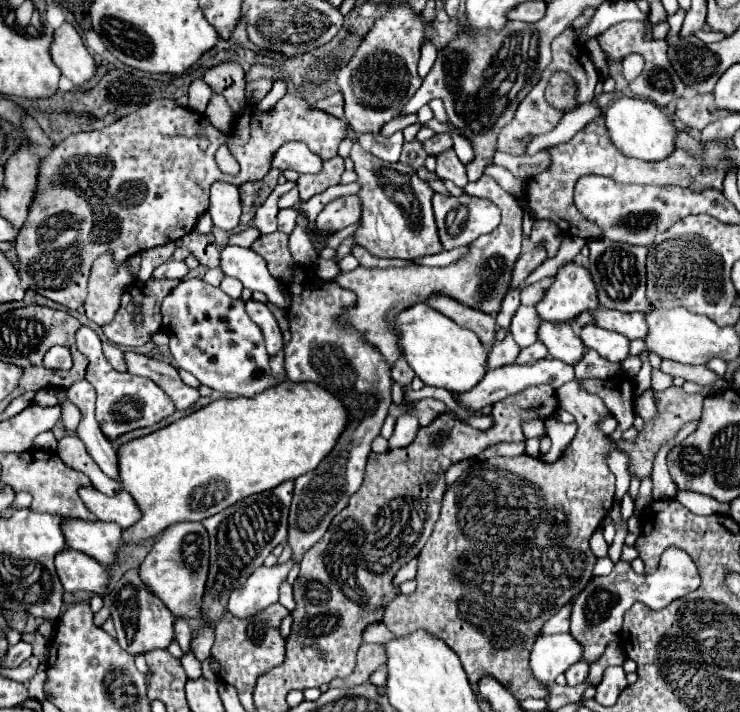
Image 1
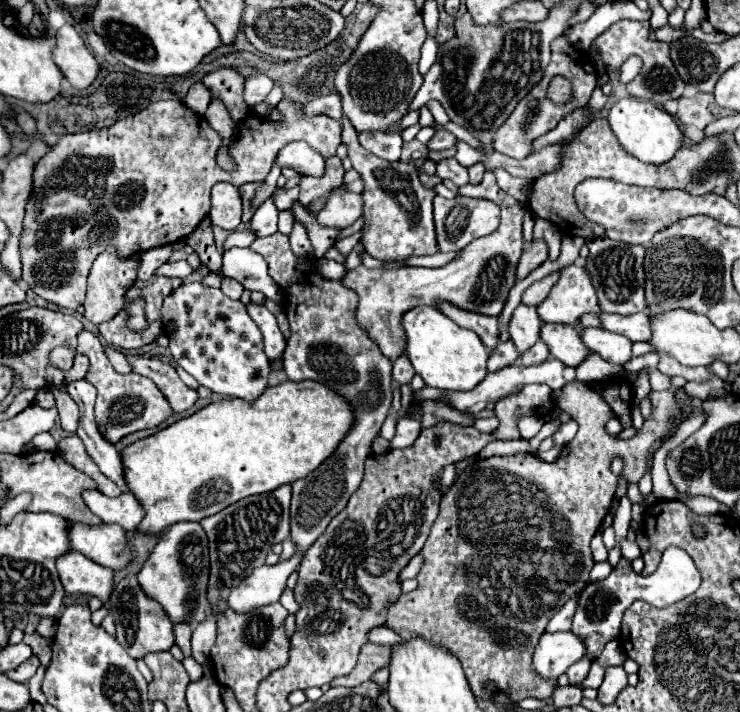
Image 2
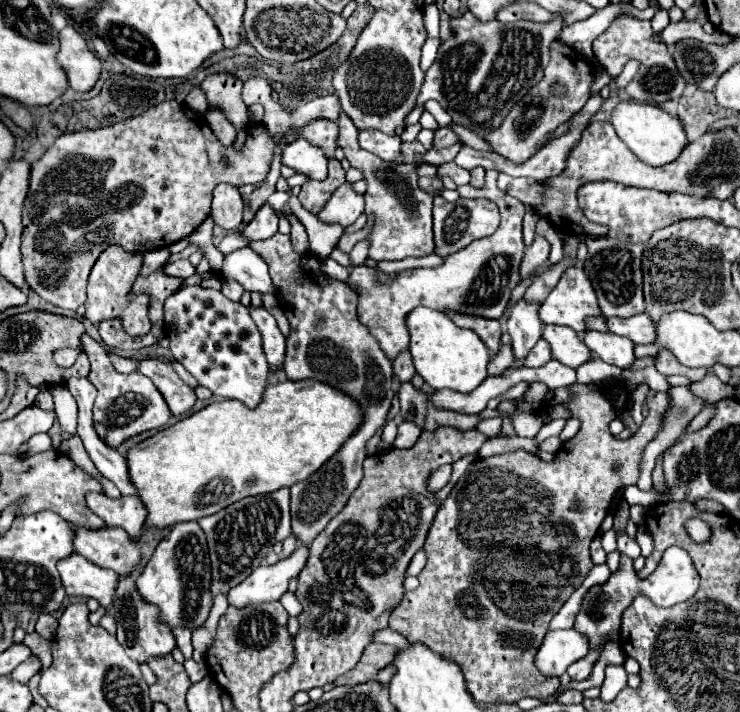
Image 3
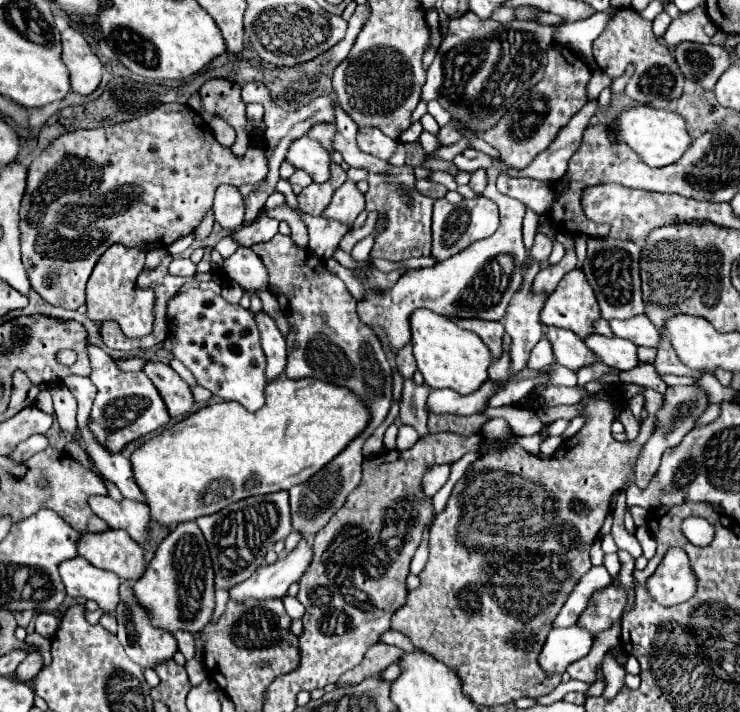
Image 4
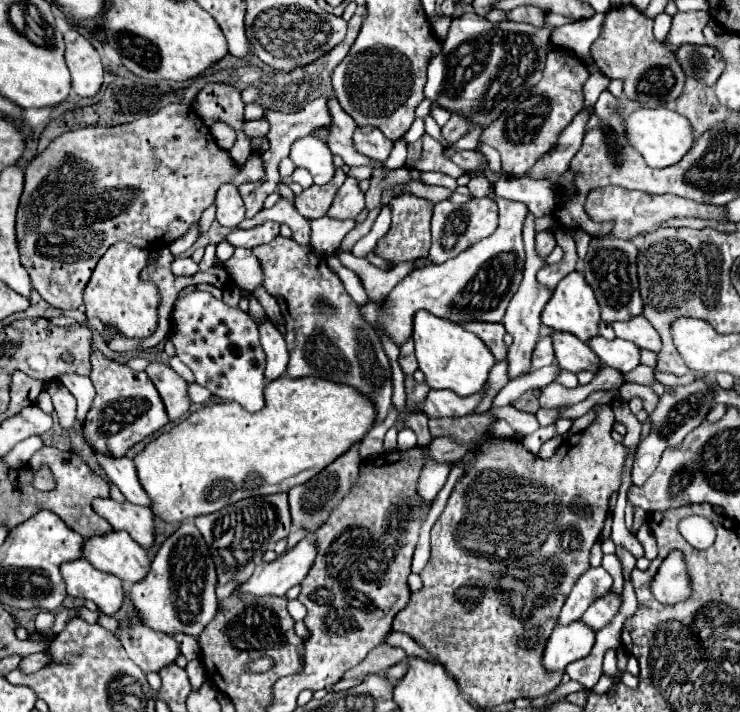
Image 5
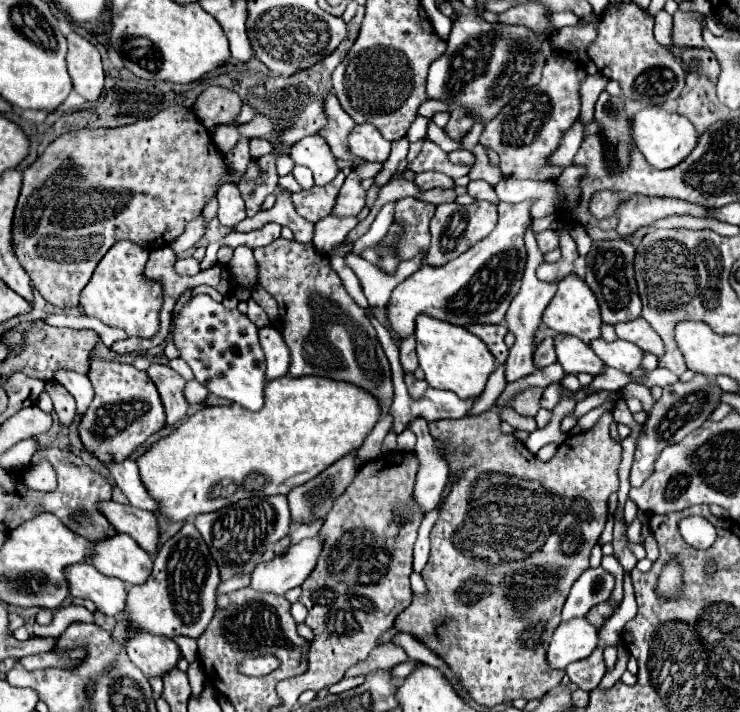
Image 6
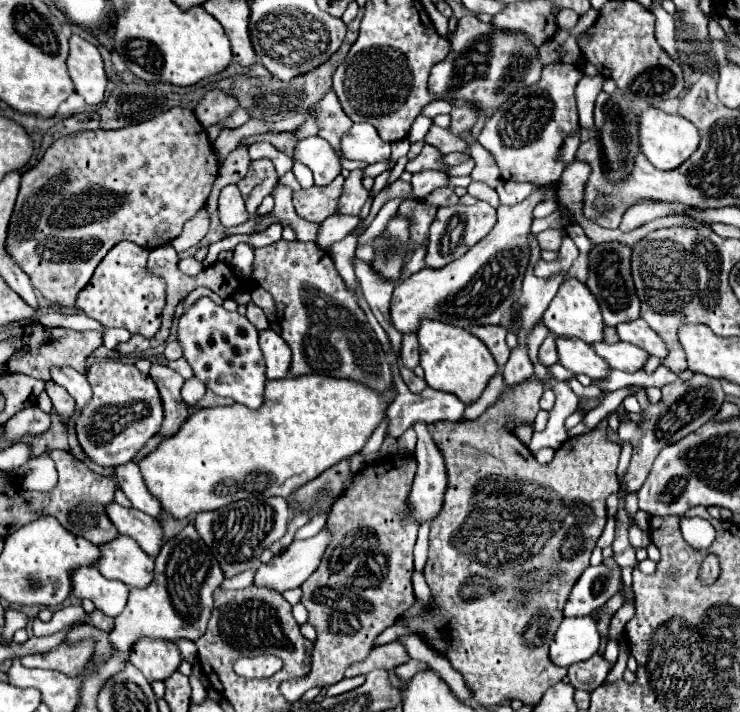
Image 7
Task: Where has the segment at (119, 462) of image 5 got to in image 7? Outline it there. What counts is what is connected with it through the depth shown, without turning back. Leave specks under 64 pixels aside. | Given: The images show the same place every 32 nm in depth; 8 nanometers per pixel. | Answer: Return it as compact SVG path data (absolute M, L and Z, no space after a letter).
M128 462L128 464L122 464L120 468L114 468L114 476L116 476L120 490L128 496L128 500L132 502L134 508L138 508L154 518L160 516L160 512L162 512L160 502L148 492L136 462Z

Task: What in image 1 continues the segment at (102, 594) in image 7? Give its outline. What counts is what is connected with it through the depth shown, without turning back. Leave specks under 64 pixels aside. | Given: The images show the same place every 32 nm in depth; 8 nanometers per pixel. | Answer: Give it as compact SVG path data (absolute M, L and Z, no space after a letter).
M64 548L64 552L56 554L54 564L64 590L88 590L98 594L106 592L108 570L100 562L92 560L92 556L84 556L82 552L72 548Z

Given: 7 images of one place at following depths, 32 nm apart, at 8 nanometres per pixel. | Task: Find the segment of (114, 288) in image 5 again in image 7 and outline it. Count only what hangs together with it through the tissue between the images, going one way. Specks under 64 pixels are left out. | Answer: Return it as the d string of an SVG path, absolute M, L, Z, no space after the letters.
M118 242L98 264L92 280L80 292L76 308L86 316L112 328L126 328L130 334L152 338L160 328L164 308L164 280L146 272L148 250L134 242Z

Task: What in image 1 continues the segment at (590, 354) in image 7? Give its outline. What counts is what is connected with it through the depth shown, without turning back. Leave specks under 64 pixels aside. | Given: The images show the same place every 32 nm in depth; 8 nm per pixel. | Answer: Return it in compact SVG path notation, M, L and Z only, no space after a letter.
M542 320L536 336L542 344L546 344L552 358L564 360L568 364L576 364L582 358L582 340L574 334L570 324L552 324Z

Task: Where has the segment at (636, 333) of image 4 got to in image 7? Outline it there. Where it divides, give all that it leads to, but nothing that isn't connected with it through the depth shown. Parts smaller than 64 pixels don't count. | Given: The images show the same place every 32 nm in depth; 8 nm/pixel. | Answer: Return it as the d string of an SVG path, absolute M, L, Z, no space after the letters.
M642 318L632 320L628 324L618 324L616 330L618 330L620 340L636 344L636 346L644 348L648 354L656 356L656 358L664 358L668 354L662 338Z

